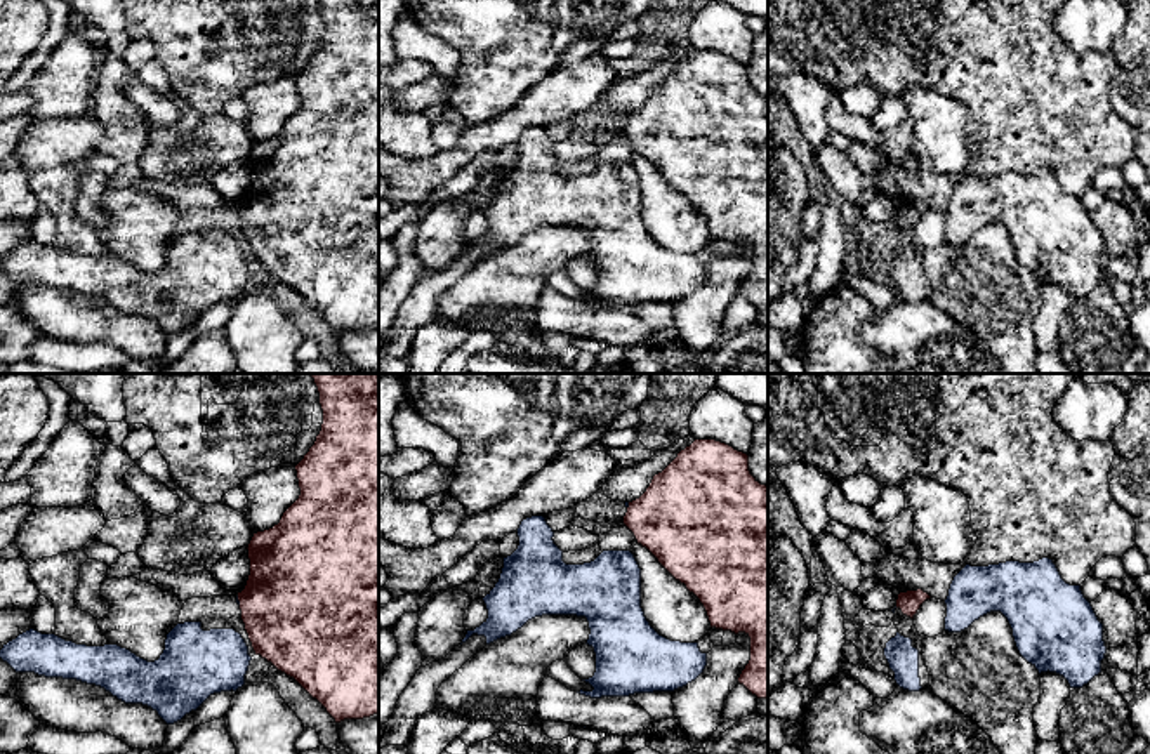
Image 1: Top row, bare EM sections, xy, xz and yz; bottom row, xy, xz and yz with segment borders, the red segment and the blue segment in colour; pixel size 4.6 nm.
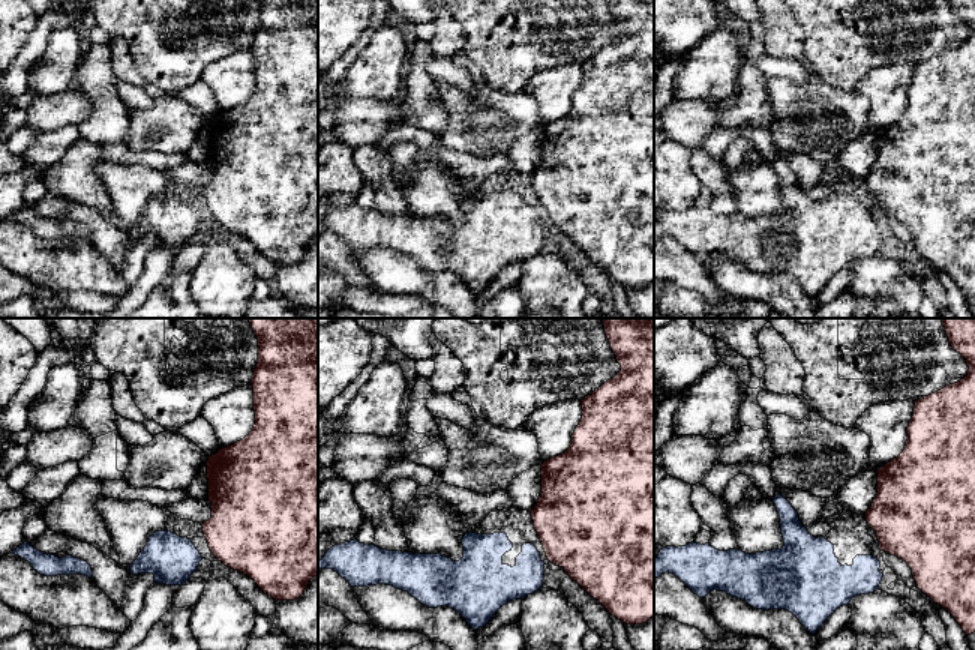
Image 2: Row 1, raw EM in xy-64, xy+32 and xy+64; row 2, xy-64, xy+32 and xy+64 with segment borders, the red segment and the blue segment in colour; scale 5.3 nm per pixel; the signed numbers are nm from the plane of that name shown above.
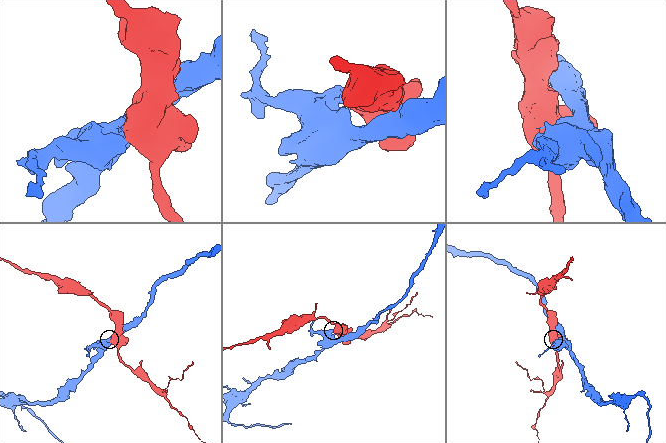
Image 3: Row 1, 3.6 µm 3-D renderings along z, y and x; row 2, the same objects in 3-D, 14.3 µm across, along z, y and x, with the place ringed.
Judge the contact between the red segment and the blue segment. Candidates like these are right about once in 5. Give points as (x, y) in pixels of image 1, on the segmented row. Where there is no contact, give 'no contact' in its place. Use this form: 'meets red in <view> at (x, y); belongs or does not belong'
meets red in xy at (238, 600); does not belong

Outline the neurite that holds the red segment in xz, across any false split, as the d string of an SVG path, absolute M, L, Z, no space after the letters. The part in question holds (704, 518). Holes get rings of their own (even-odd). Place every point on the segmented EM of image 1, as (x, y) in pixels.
M695 440L653 476L639 499L629 502L624 525L638 544L700 599L710 627L750 638L750 660L738 683L757 698L768 698L768 486L750 474L749 455L716 440Z

